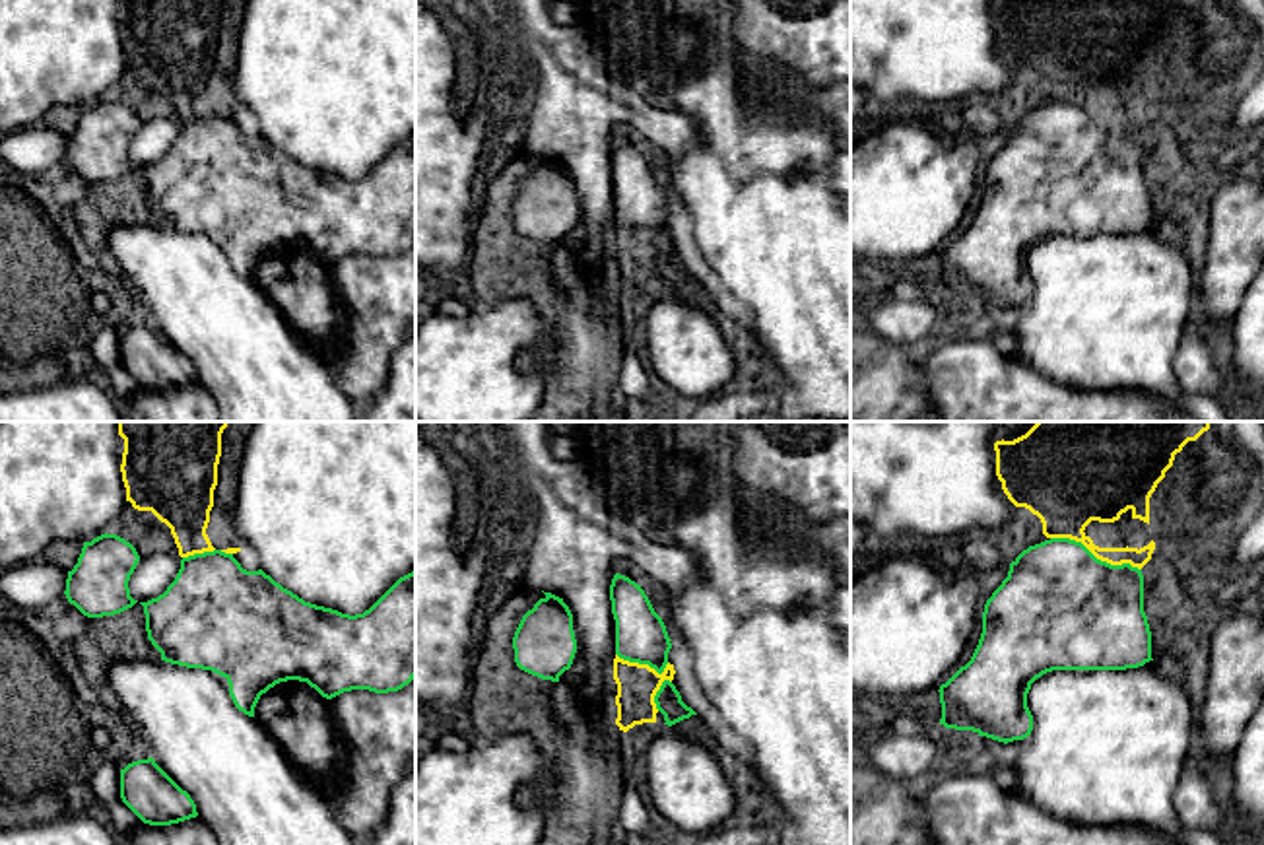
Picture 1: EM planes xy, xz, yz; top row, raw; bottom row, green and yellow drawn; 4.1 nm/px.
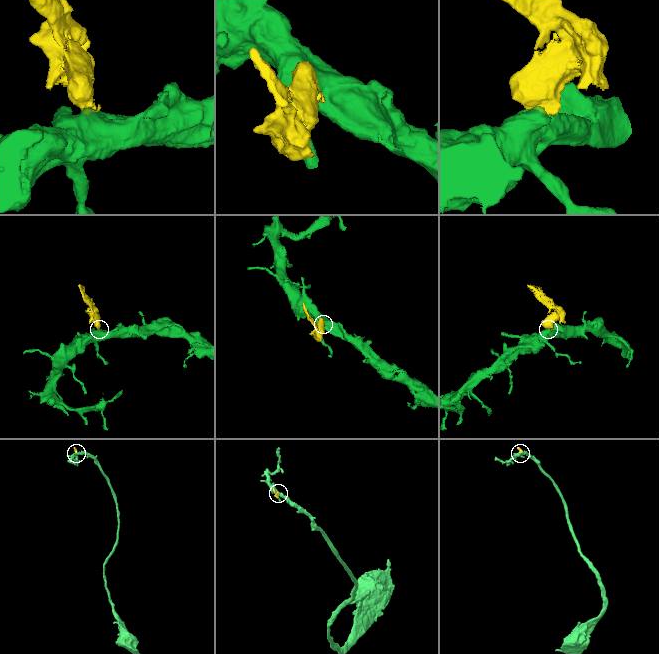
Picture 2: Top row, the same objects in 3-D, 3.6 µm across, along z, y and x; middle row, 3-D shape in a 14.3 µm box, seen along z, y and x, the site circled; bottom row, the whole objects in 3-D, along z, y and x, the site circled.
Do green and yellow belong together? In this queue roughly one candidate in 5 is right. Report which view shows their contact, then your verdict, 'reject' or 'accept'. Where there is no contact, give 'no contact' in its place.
meets green in yz; reject

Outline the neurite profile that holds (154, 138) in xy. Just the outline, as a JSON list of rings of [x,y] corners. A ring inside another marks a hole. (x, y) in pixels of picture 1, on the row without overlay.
[[[151,118],[140,122],[128,146],[130,161],[138,167],[148,167],[163,159],[175,146],[181,124],[179,118]]]

